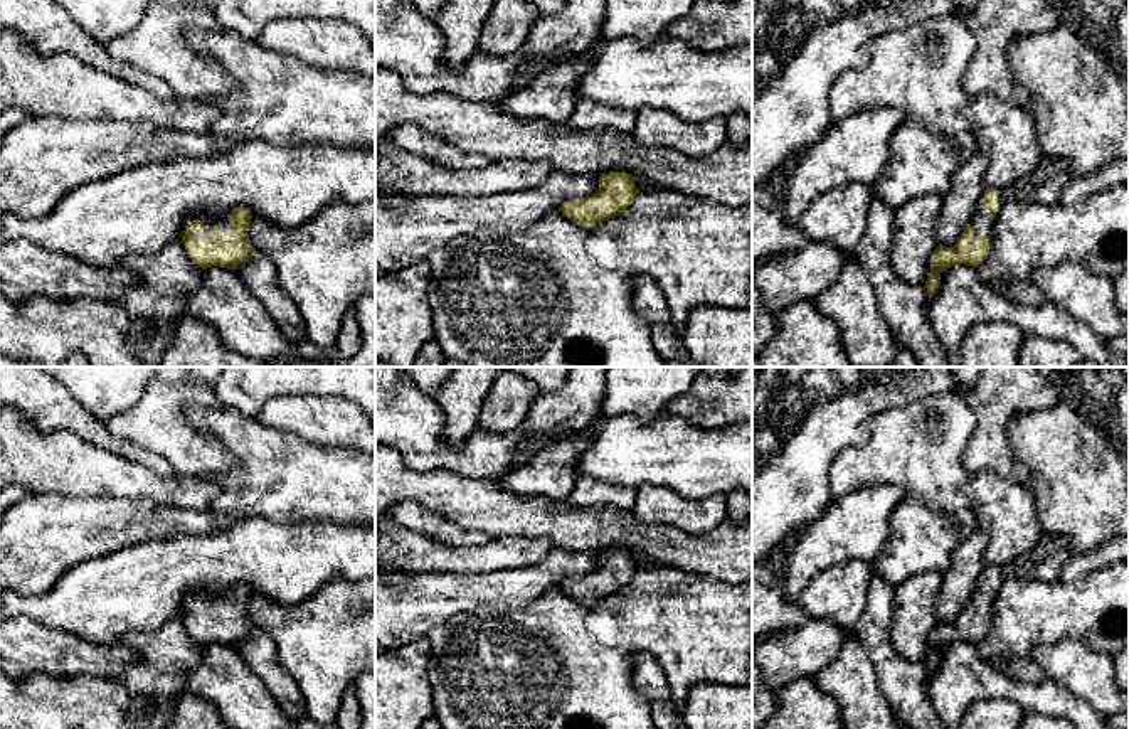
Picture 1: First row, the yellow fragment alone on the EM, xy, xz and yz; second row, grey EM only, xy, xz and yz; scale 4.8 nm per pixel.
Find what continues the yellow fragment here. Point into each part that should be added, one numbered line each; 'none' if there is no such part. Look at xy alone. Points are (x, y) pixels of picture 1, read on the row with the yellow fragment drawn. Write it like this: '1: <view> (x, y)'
1: xy (222, 223)

